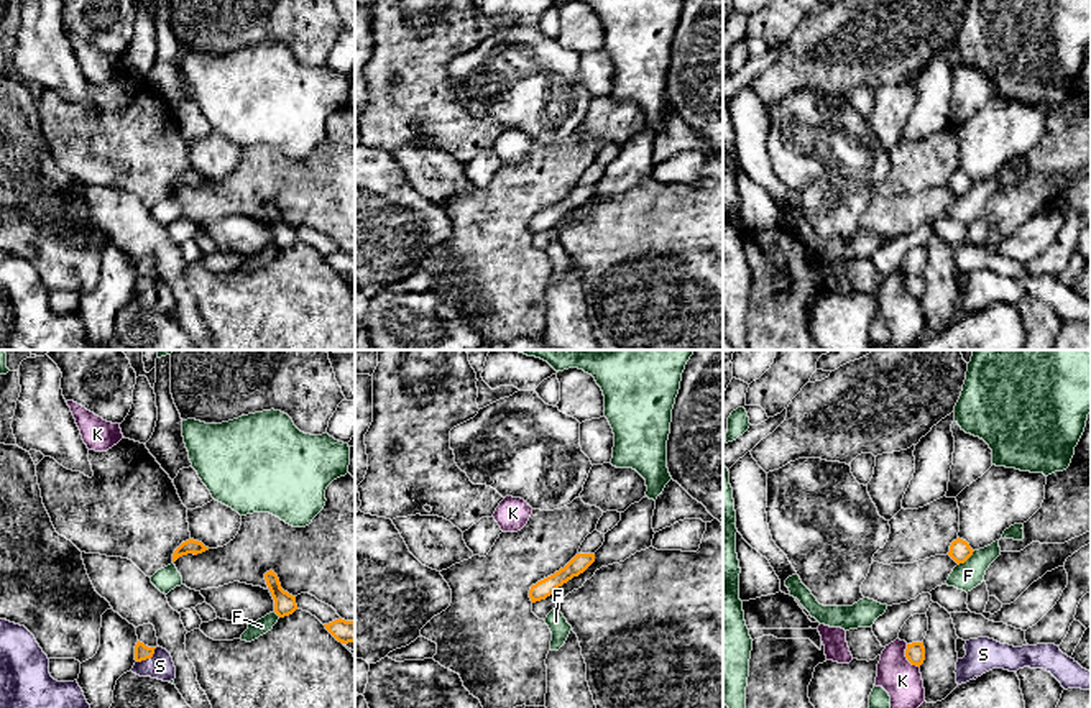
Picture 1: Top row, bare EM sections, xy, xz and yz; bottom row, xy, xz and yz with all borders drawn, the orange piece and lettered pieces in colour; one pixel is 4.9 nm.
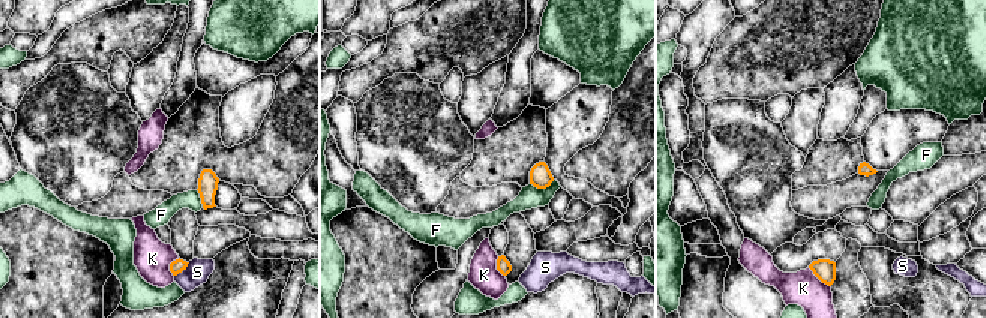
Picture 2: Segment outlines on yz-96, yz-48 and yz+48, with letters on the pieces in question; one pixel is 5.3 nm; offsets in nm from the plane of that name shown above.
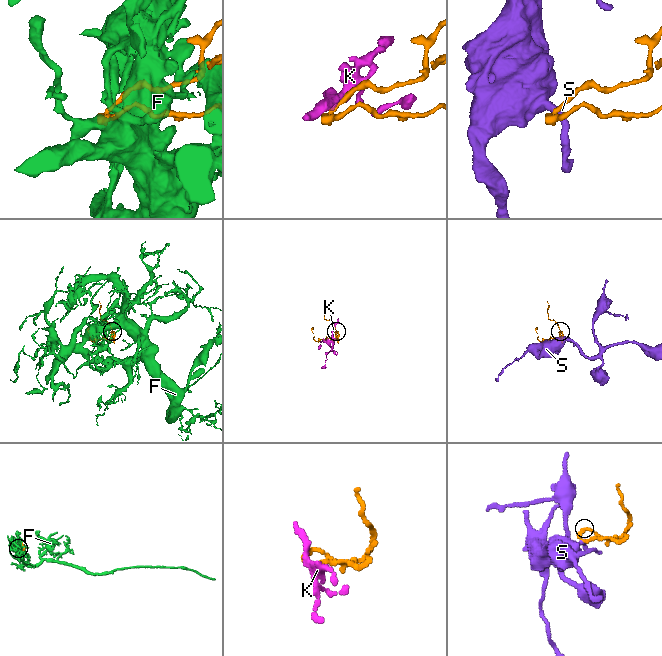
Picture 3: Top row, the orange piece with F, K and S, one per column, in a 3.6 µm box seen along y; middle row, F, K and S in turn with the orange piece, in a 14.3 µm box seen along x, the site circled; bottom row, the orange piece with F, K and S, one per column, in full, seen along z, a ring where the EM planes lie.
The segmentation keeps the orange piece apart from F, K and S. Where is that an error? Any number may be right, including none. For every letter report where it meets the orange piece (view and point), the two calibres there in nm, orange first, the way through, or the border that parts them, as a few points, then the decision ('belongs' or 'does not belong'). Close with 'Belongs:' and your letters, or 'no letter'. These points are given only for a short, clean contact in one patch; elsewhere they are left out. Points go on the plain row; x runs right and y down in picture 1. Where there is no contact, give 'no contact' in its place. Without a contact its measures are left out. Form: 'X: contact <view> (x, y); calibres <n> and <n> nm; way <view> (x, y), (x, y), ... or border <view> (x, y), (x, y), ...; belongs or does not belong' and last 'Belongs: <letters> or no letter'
F: contact yz (966, 191); calibres 110 and 140 nm; does not belong
K: contact yz (906, 288); calibres 100 and 190 nm; border yz (906, 276), (906, 289), (919, 299); does not belong
S: contact xy (148, 289); calibres 80 and 120 nm; border xy (156, 280), (150, 289), (137, 294); does not belong
Belongs: no letter

